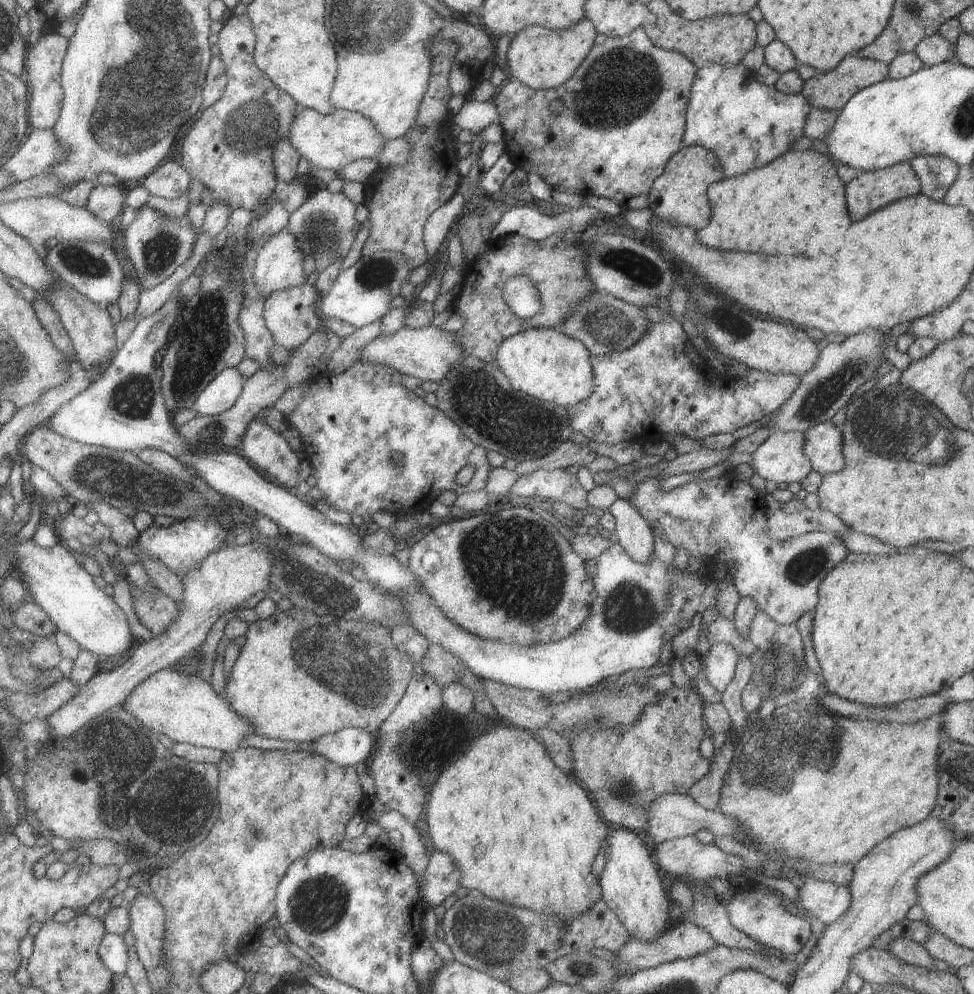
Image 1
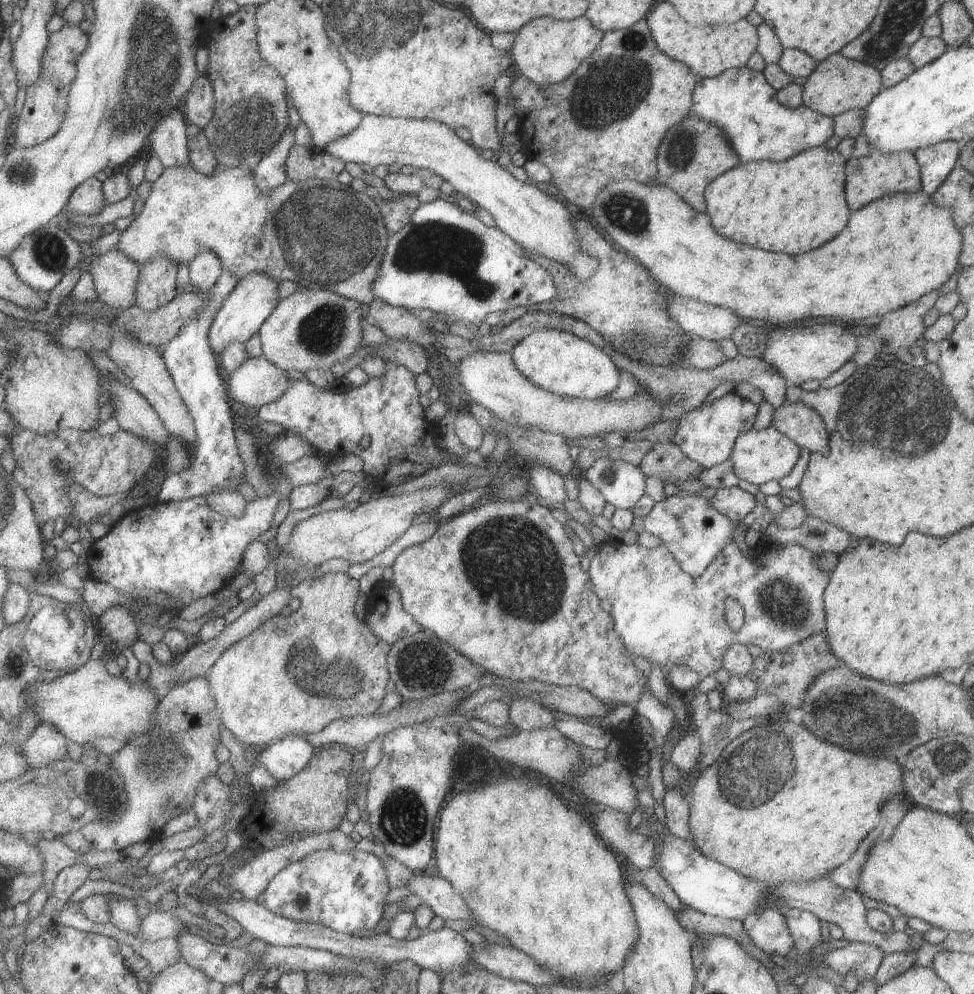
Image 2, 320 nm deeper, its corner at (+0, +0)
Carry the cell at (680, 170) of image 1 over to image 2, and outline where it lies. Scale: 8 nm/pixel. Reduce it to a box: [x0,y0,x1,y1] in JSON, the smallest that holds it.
[657,112,740,214]

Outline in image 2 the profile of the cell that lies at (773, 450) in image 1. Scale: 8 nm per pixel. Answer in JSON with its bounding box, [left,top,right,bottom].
[729,425,800,486]

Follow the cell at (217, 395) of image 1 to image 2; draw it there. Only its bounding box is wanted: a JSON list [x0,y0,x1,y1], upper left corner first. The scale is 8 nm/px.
[224,357,287,408]

